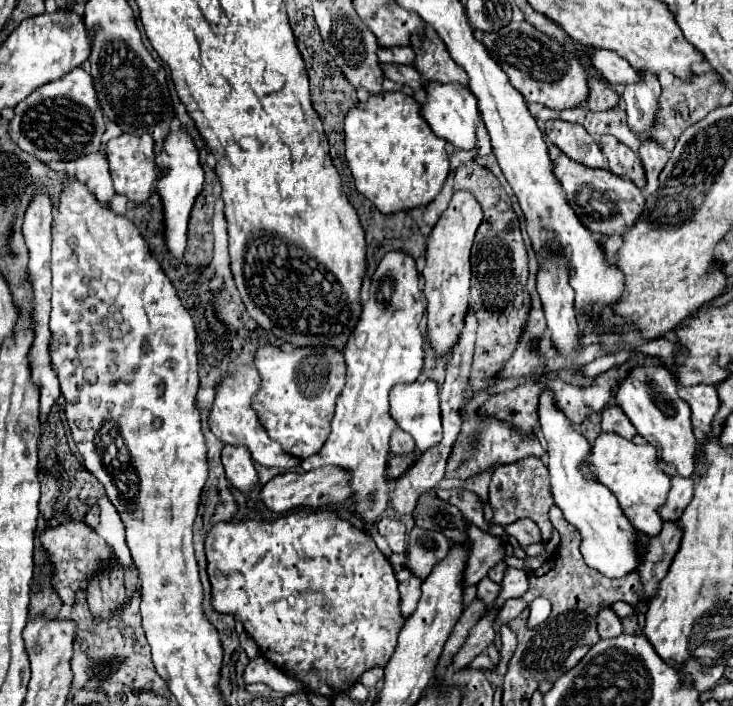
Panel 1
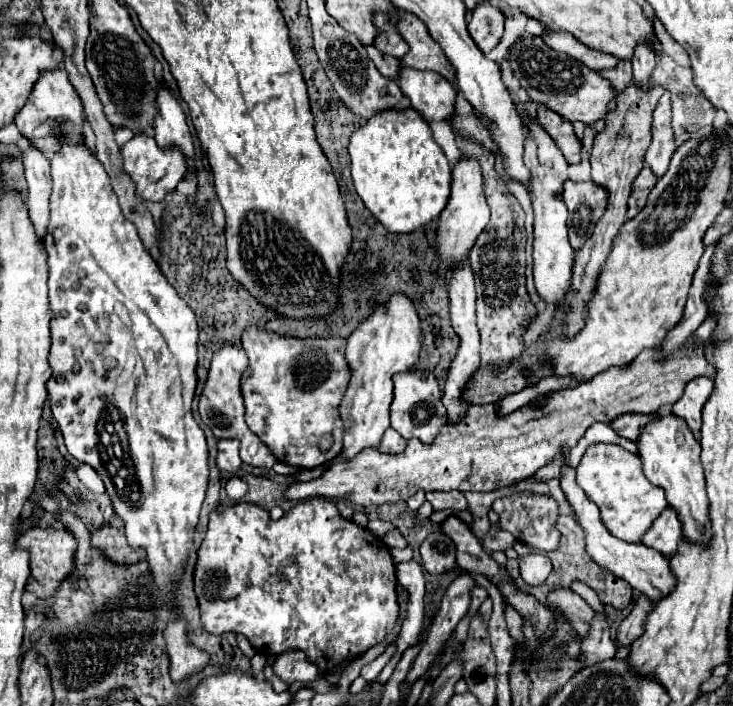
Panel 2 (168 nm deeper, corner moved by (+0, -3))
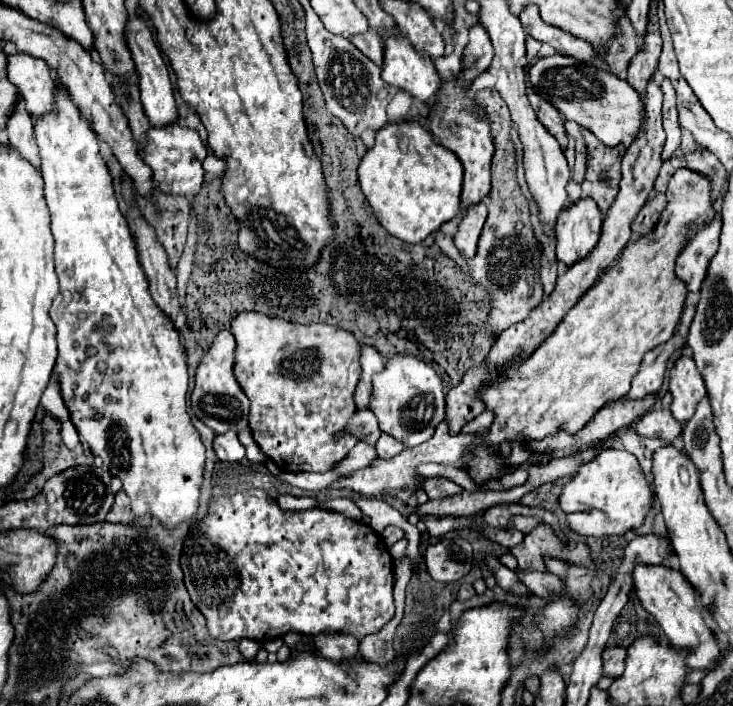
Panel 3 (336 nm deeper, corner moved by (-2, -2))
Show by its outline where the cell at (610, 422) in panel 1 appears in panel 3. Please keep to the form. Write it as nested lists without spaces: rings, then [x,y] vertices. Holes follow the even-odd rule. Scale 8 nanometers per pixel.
[[[655,408],[651,410],[649,414],[645,414],[643,418],[639,418],[631,430],[637,430],[637,434],[643,434],[647,438],[663,438],[667,442],[673,442],[683,426],[679,422],[675,422],[675,418],[671,416],[669,410],[661,410],[661,408]]]

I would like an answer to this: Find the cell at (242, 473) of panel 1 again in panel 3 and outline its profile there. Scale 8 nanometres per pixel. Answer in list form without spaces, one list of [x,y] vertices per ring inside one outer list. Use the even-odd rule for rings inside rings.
[[[225,432],[213,440],[215,454],[221,462],[241,462],[245,458],[245,450],[237,438],[237,432]]]

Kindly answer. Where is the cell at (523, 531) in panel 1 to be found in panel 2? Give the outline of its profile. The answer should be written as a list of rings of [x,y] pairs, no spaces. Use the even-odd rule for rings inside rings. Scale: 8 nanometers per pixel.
[[[493,529],[493,539],[491,541],[489,539],[483,541],[487,551],[507,551],[507,549],[513,547],[513,543],[515,543],[513,535],[509,535],[507,531],[497,531],[497,529]]]

